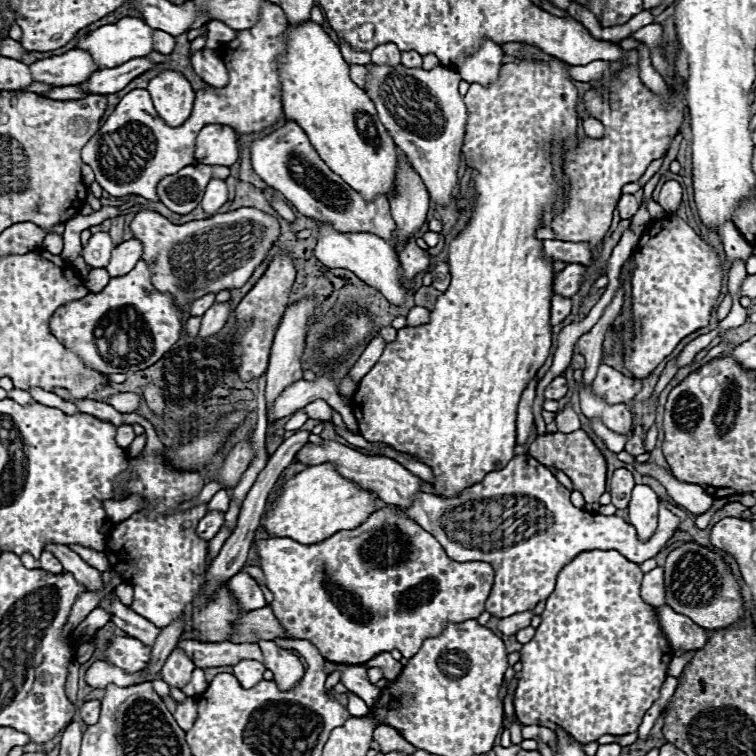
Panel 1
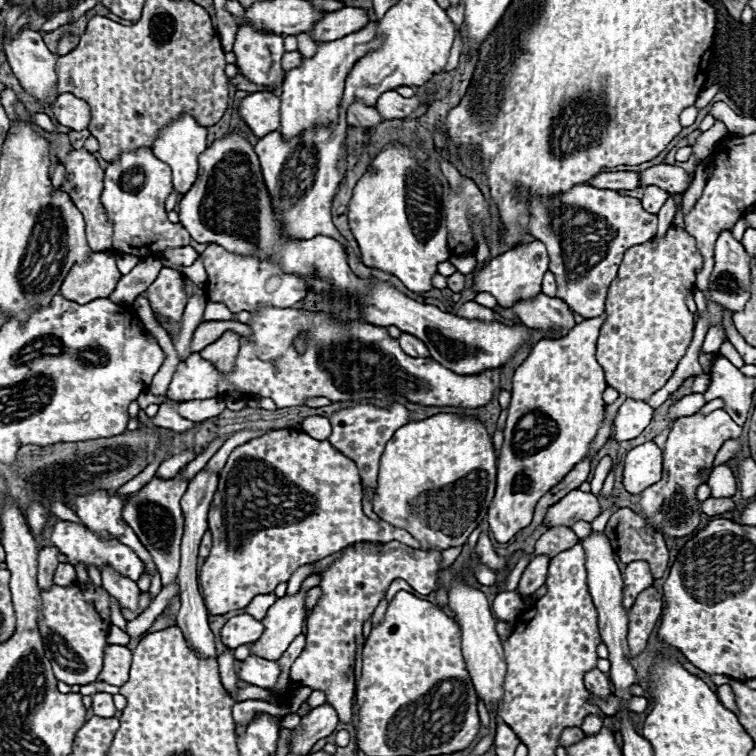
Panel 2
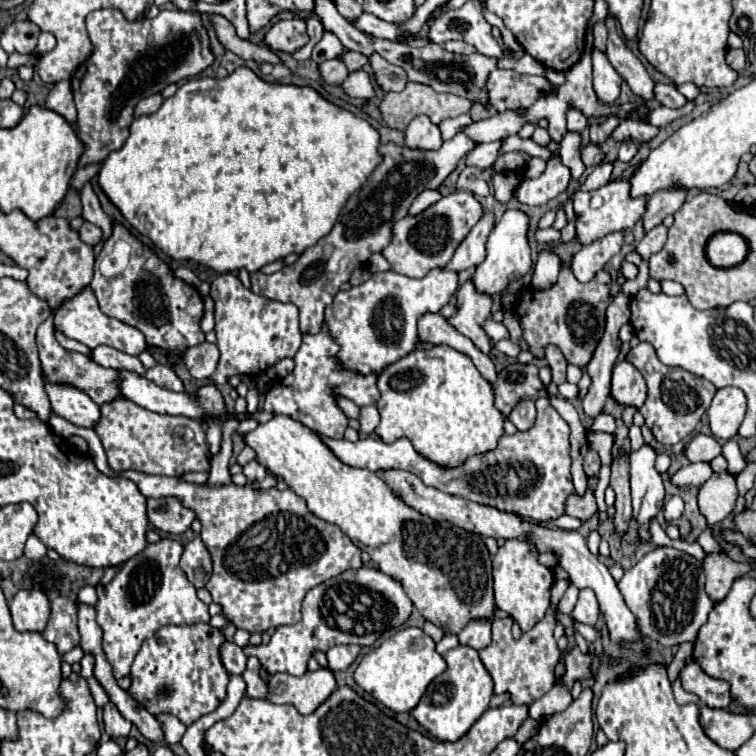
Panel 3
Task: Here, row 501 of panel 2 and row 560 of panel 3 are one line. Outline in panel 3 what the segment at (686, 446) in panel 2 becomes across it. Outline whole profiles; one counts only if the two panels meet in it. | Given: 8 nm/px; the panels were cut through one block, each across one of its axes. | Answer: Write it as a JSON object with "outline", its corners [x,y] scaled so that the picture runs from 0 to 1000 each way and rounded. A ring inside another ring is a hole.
{"outline":[[[865,725],[839,751],[828,754],[817,778],[833,810],[849,823],[847,836],[876,854],[918,849],[926,828],[937,820],[944,796],[931,780],[929,743],[892,725]]]}

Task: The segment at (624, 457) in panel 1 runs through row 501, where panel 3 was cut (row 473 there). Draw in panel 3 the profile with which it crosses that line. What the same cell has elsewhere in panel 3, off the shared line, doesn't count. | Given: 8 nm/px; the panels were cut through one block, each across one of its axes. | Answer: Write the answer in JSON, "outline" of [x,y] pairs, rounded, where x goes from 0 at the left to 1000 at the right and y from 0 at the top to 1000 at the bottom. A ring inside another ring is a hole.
{"outline":[[[923,611],[923,614],[910,614],[910,616],[902,616],[899,622],[894,622],[889,627],[886,638],[897,646],[913,646],[913,643],[929,643],[939,630],[942,630],[939,614]]]}

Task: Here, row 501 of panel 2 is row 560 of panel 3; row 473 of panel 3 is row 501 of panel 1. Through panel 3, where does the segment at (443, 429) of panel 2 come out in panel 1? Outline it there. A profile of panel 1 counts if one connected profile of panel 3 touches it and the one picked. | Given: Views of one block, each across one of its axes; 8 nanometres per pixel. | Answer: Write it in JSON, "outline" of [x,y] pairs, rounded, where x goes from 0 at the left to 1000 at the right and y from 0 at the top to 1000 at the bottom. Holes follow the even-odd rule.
{"outline":[[[439,614],[410,616],[384,632],[368,648],[347,696],[357,709],[378,709],[397,720],[423,720],[447,701],[466,701],[497,675],[497,656],[476,648],[468,638],[452,632]]]}

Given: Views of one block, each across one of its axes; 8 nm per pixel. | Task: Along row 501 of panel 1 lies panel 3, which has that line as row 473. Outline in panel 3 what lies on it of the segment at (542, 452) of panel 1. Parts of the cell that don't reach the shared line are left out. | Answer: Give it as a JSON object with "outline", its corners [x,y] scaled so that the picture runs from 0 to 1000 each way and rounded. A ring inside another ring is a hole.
{"outline":[[[791,598],[775,601],[775,606],[772,606],[772,624],[775,624],[775,630],[786,632],[786,630],[791,630],[791,622],[794,622],[794,603],[791,603]]]}

